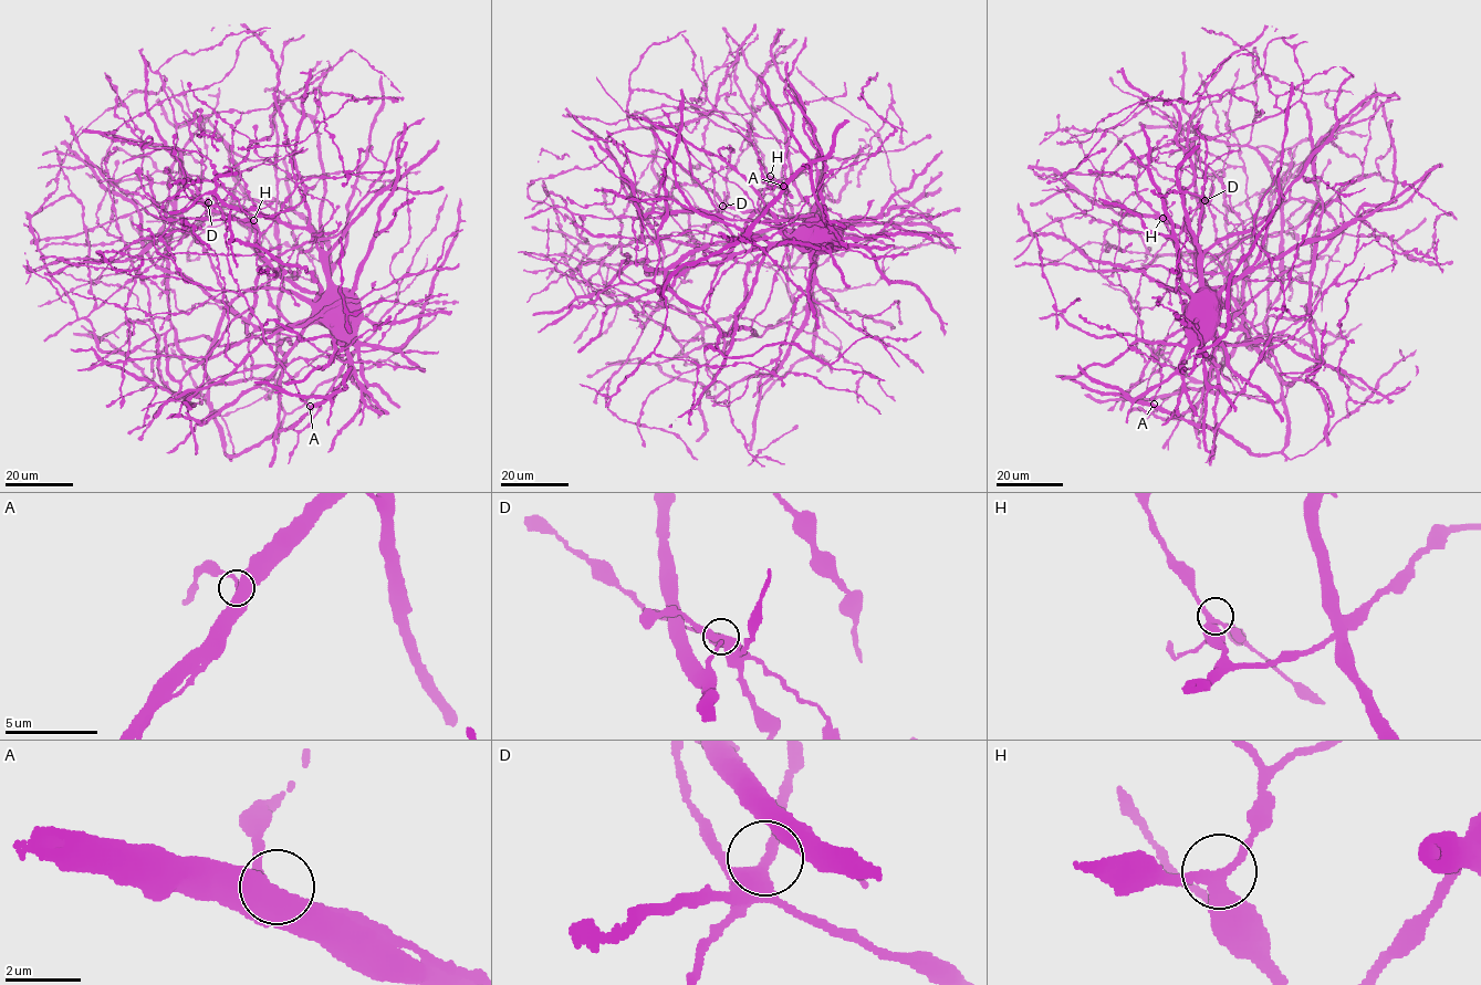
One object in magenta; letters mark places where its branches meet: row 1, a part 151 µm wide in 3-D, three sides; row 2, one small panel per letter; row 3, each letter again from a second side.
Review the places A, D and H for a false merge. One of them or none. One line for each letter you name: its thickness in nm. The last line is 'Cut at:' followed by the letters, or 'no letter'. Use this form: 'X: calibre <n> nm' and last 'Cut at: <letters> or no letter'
D: calibre 300 nm
Cut at: D

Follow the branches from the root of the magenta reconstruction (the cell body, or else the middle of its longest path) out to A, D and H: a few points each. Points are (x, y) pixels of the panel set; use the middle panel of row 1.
A: (803, 232), (806, 233), (811, 226), (822, 226), (824, 219), (815, 196), (810, 166), (805, 165), (783, 186)
D: (803, 232), (807, 233), (803, 228), (785, 231), (765, 209), (726, 206), (715, 194), (722, 206)
H: (803, 232), (807, 233), (803, 228), (785, 231), (760, 208), (770, 176)

